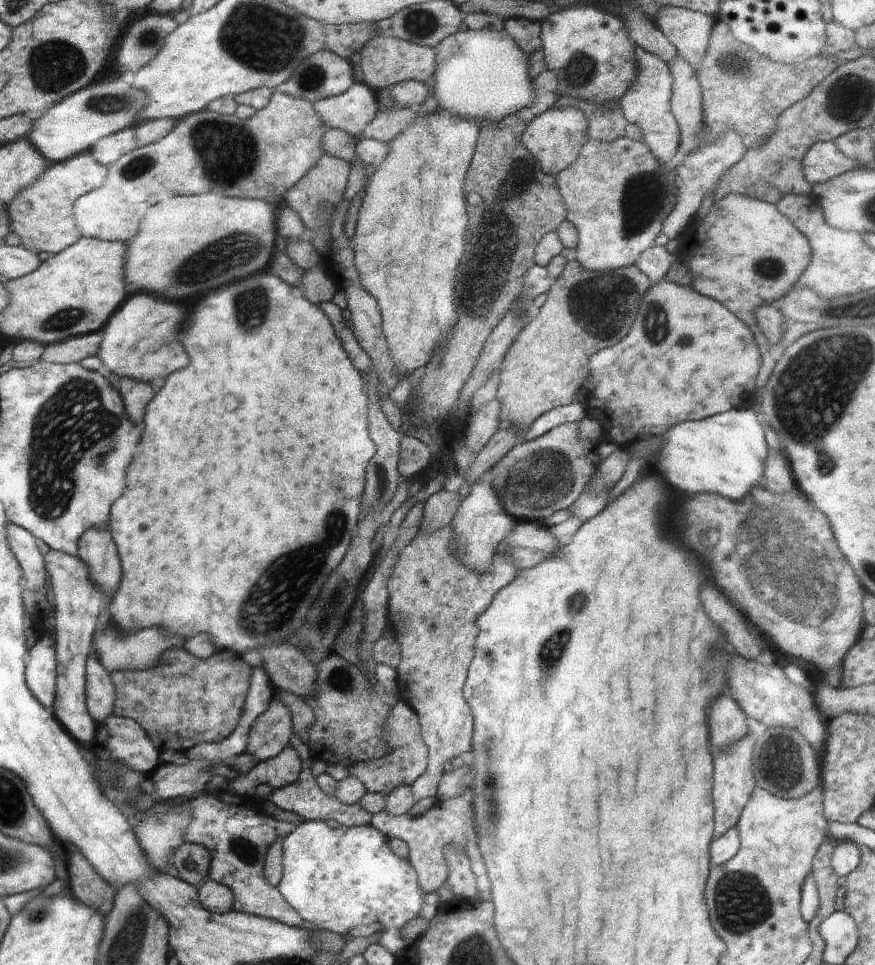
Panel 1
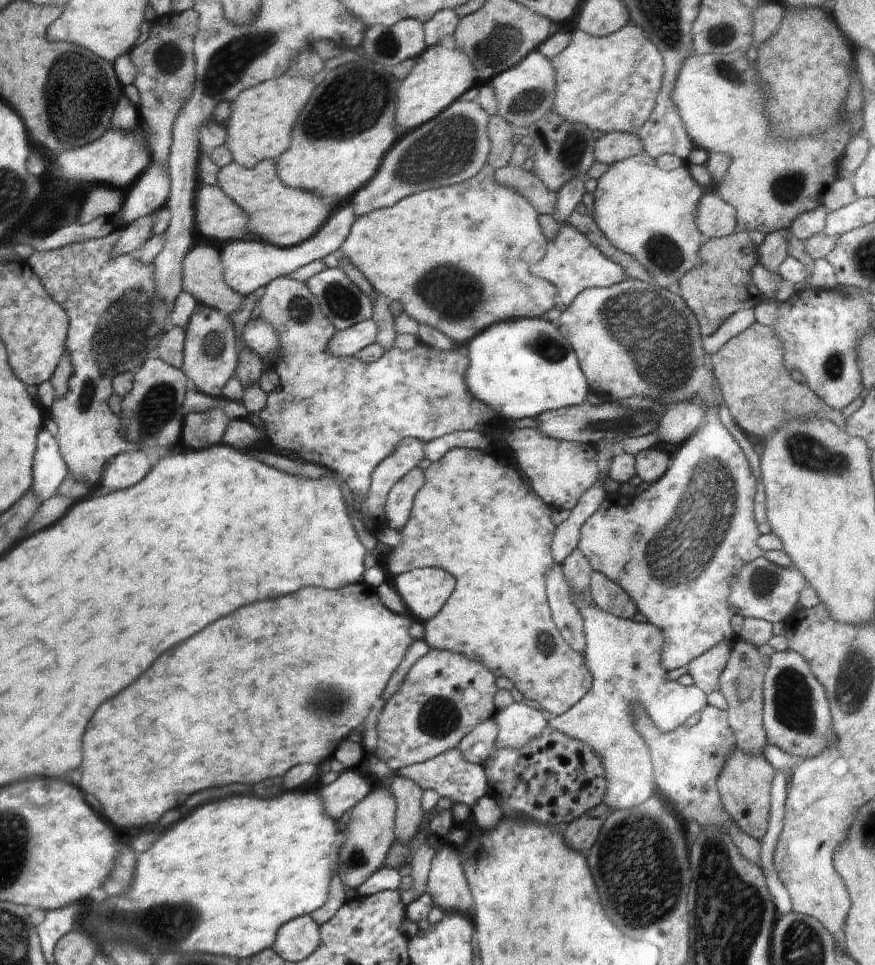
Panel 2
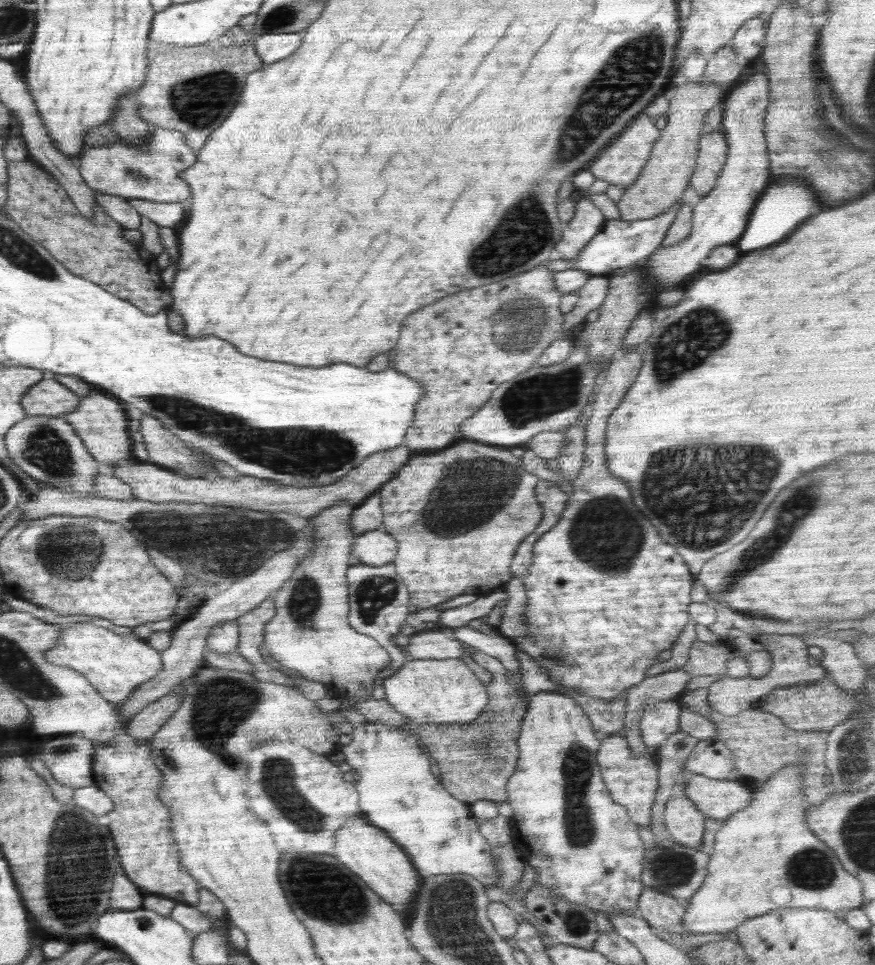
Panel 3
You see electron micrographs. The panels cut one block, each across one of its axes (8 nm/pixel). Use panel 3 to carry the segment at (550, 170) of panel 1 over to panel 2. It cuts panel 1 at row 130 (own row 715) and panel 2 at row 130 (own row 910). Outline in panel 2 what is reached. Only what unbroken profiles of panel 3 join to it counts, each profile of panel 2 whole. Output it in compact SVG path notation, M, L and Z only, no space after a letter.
M629 22L608 36L595 37L580 29L571 33L568 46L551 58L556 71L556 94L552 111L570 122L582 123L604 133L638 134L654 110L665 71L663 56L640 25Z

